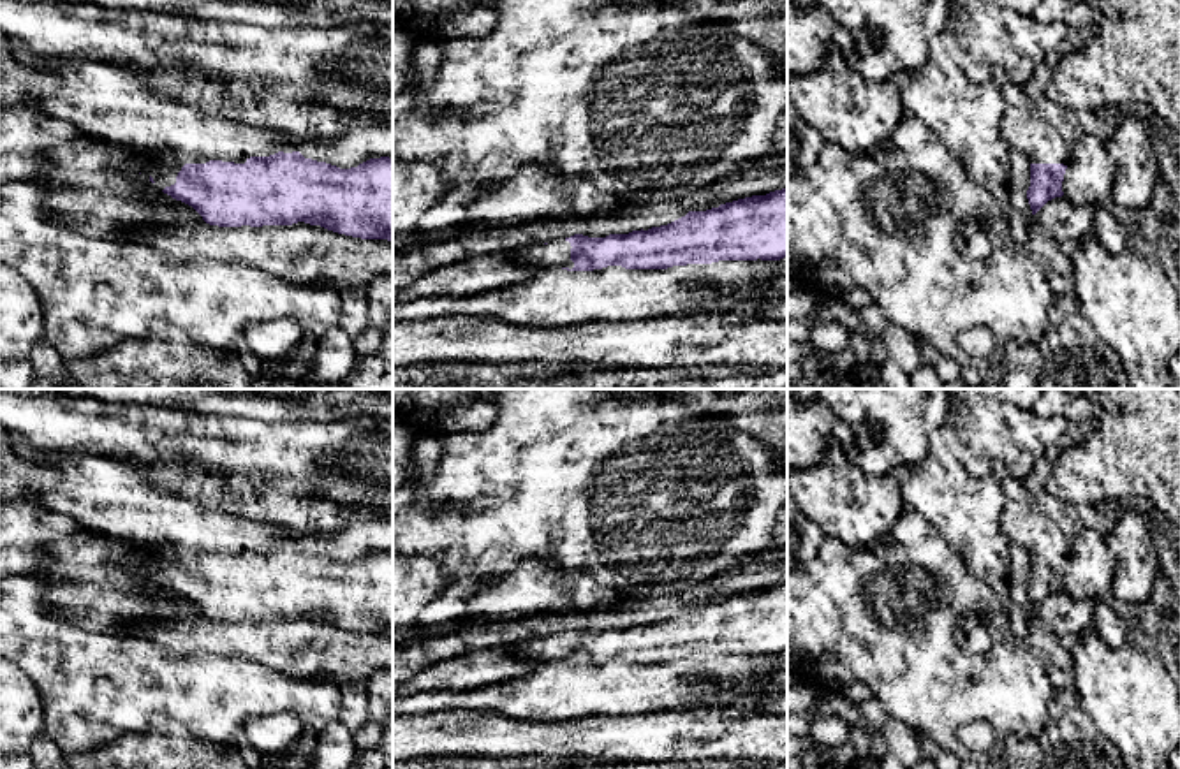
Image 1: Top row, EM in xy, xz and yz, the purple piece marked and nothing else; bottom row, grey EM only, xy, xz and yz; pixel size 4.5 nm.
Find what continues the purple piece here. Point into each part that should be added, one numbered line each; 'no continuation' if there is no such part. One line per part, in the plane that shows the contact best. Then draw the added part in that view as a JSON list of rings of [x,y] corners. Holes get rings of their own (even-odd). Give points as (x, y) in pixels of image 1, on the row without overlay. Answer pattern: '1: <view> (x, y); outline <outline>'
1: xy (106, 497); outline [[[0,429],[0,502],[33,498],[41,507],[69,516],[85,533],[107,537],[144,553],[129,560],[137,570],[151,572],[162,586],[176,577],[185,558],[210,554],[245,558],[250,551],[292,547],[303,535],[278,524],[248,519],[245,514],[224,514],[150,482],[143,470],[109,458],[92,454],[35,454],[23,450]]]

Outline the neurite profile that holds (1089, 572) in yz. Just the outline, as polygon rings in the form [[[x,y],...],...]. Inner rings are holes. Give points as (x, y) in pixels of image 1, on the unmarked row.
[[[1081,528],[1071,535],[1062,586],[1073,600],[1108,600],[1117,558],[1104,542],[1104,535]]]

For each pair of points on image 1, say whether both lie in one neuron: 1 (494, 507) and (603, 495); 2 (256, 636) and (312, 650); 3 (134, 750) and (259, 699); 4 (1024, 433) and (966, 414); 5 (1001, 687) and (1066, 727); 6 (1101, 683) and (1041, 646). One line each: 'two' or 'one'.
1: one
2: one
3: two
4: one
5: two
6: two

